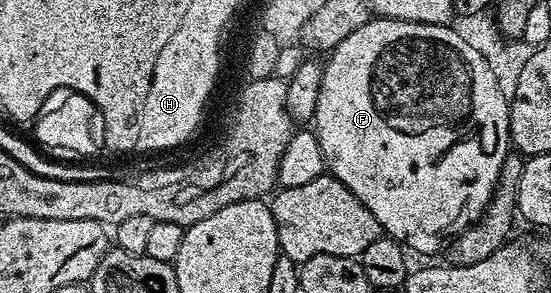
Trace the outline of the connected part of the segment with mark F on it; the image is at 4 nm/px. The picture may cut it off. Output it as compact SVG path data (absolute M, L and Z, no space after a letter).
M372 18L365 26L361 26L361 30L353 30L345 42L331 49L323 64L321 90L317 94L313 131L321 146L326 171L341 181L371 211L386 235L392 240L398 240L412 253L435 252L439 247L440 251L448 241L483 217L483 211L499 184L499 176L503 173L503 163L511 144L508 93L500 87L498 75L489 68L489 62L480 54L479 49L467 44L462 34L453 29L446 24L418 24L412 20Z

